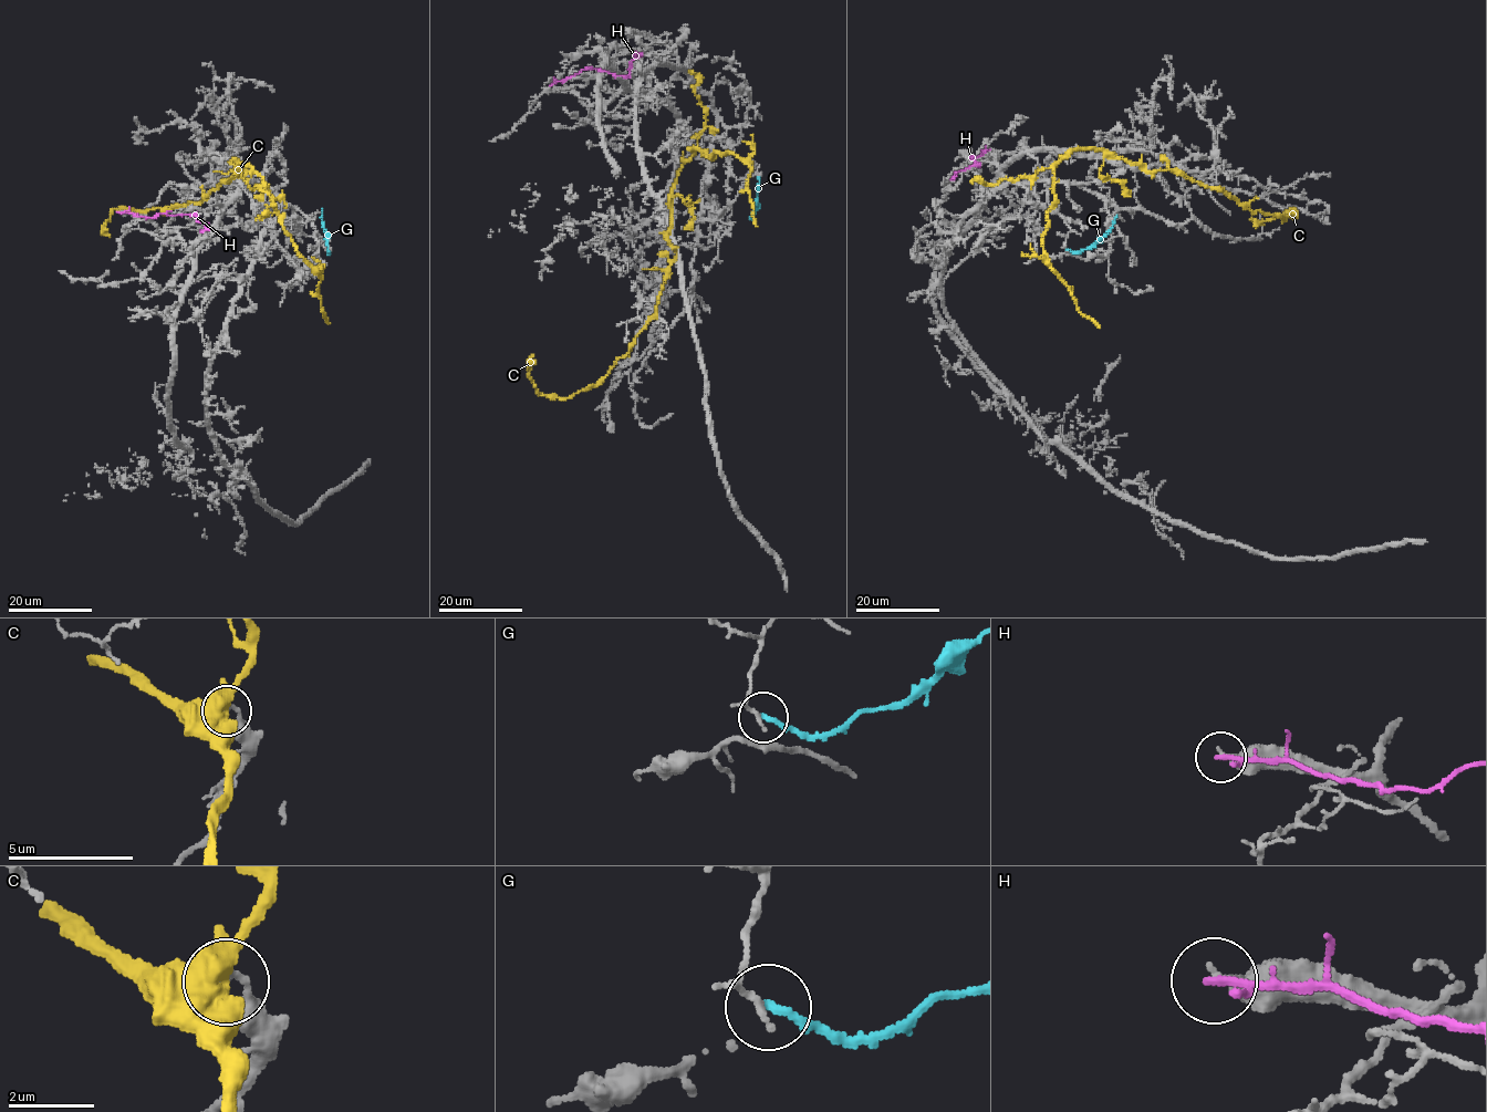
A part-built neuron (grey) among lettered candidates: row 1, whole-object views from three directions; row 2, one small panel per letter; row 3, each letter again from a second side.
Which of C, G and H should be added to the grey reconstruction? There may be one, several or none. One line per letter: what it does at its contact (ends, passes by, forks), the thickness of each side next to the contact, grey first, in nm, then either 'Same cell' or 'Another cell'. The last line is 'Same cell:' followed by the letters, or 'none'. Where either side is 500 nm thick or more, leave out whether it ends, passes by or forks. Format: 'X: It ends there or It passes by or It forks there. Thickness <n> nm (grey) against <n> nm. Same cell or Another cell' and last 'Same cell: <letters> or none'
C: Thickness 150 nm (grey) against 500 nm. Another cell
G: It ends there. Thickness 130 nm (grey) against 200 nm. Another cell
H: It ends there. Thickness 140 nm (grey) against 200 nm. Another cell
Same cell: none

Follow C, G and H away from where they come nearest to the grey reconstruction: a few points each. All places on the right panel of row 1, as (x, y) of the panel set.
C: (1047, 260), (1052, 167), (1070, 151), (1095, 148), (1147, 172), (1177, 170), (1254, 214), (1296, 212), (1249, 219)
G: (1068, 249), (1091, 248), (1109, 231), (1116, 214)
H: (988, 149), (973, 156), (978, 166), (973, 164), (956, 174), (954, 178)

